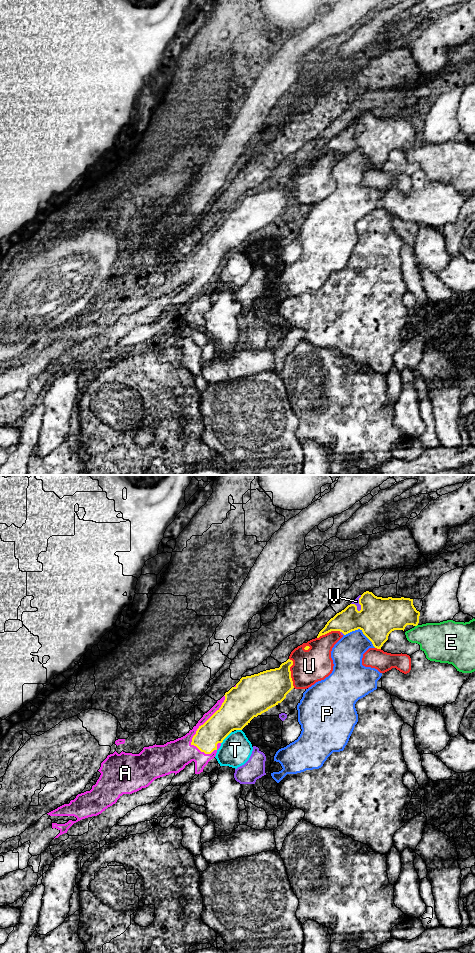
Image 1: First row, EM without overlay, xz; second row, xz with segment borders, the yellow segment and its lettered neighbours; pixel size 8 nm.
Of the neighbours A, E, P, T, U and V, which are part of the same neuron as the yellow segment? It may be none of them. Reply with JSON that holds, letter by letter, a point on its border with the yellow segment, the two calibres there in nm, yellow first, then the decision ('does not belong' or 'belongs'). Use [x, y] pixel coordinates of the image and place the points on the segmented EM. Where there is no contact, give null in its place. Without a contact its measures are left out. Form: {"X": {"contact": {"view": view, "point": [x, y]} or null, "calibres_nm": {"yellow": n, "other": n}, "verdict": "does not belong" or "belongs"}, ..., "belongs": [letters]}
{"A": {"contact": {"view": "xz", "point": [200, 726]}, "calibres_nm": {"yellow": 220, "other": 190}, "verdict": "belongs"}, "E": {"contact": {"view": "xz", "point": [416, 625]}, "calibres_nm": {"yellow": 280, "other": 320}, "verdict": "does not belong"}, "P": {"contact": {"view": "xz", "point": [362, 631]}, "calibres_nm": {"yellow": 320, "other": 240}, "verdict": "does not belong"}, "T": {"contact": {"view": "xz", "point": [226, 736]}, "calibres_nm": {"yellow": 280, "other": 260}, "verdict": "does not belong"}, "U": {"contact": {"view": "xz", "point": [290, 673]}, "calibres_nm": {"yellow": 300, "other": 280}, "verdict": "does not belong"}, "V": {"contact": {"view": "xz", "point": [359, 603]}, "calibres_nm": {"yellow": 320, "other": 50}, "verdict": "does not belong"}, "belongs": ["A"]}

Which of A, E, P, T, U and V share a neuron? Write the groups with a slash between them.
A / E / P / T / U / V

